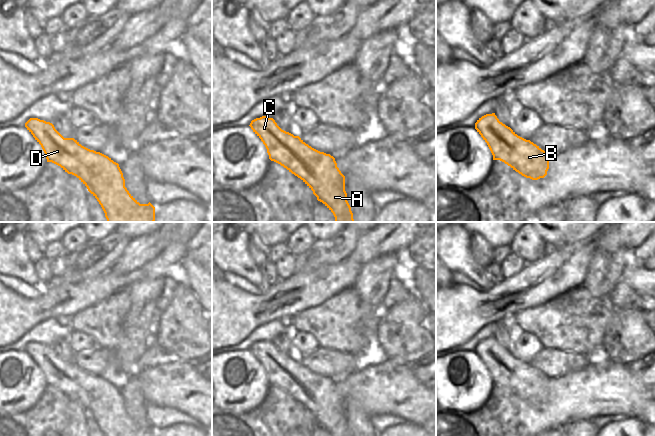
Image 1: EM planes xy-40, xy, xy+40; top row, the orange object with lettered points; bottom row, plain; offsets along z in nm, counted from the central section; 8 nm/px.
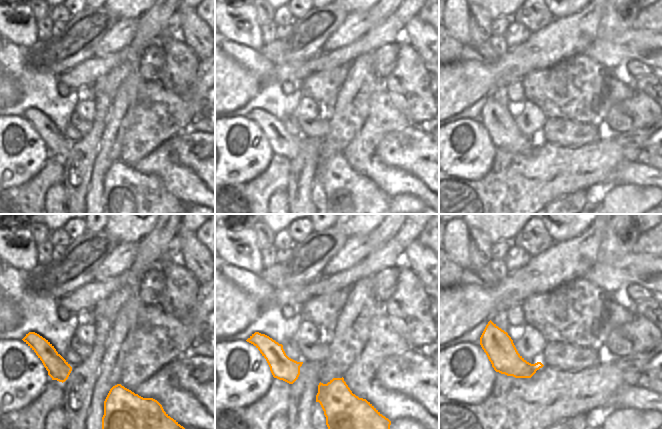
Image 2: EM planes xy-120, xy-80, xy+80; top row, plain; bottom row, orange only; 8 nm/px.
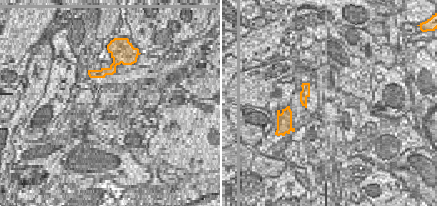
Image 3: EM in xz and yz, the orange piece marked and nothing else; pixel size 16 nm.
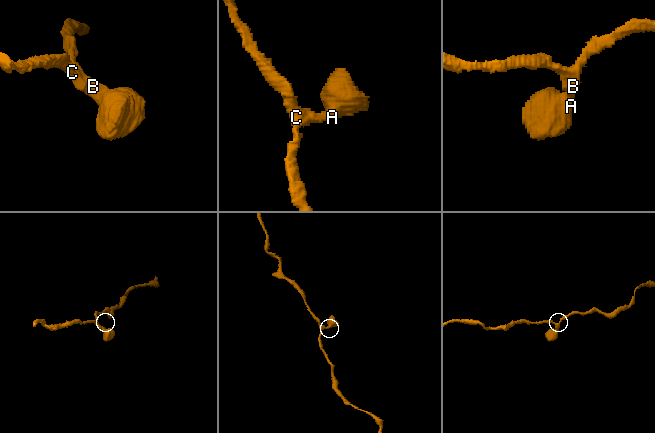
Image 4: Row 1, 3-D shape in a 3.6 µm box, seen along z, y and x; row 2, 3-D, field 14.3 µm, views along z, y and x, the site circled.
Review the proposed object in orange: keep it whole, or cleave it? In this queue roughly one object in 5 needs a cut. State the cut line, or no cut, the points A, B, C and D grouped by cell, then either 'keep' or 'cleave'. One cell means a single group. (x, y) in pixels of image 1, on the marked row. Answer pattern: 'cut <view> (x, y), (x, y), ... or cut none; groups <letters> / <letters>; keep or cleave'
cut none; groups A B C D; keep

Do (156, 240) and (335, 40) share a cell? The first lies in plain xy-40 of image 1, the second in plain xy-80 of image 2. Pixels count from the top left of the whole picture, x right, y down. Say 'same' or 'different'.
same

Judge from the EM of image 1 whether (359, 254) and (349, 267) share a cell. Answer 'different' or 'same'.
different

